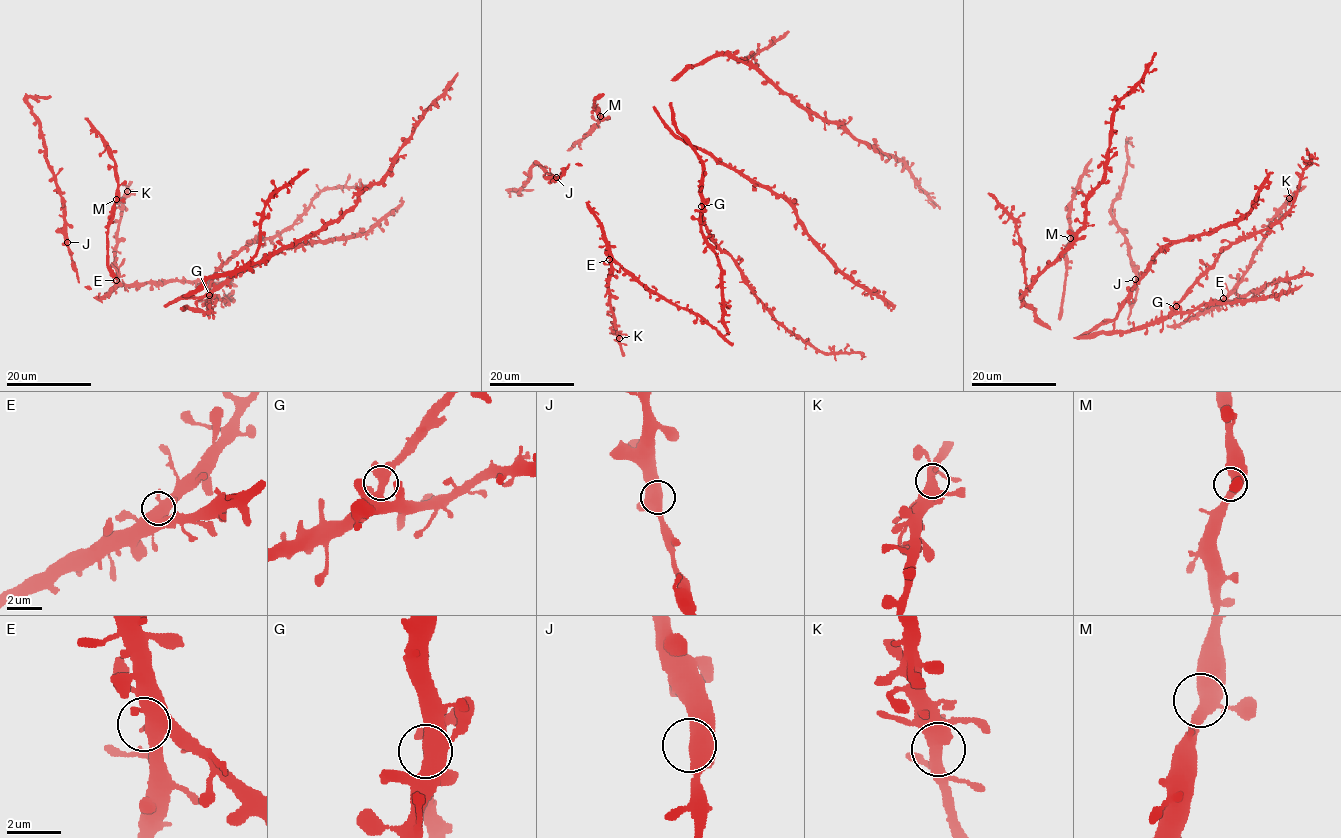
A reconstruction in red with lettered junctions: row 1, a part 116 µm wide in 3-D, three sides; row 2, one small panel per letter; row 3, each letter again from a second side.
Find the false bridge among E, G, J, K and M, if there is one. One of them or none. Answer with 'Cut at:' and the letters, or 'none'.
Cut at: none

